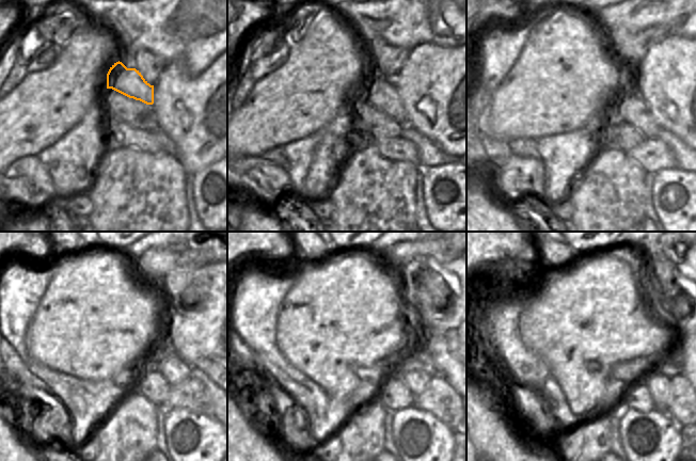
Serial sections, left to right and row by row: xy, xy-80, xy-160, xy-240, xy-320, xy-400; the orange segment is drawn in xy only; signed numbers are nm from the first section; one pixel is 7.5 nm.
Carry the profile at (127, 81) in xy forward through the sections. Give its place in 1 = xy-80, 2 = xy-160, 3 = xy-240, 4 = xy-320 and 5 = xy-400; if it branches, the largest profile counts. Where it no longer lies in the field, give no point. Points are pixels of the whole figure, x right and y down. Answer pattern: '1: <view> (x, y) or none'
1: xy-80 (380, 93)
2: xy-160 (627, 102)
3: xy-240 (163, 360)
4: xy-320 (416, 381)
5: xy-400 (659, 385)

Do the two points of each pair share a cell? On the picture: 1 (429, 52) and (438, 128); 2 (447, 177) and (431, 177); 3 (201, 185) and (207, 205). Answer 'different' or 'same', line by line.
1: same
2: same
3: same

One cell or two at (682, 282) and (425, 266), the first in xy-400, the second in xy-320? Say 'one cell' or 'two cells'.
one cell

